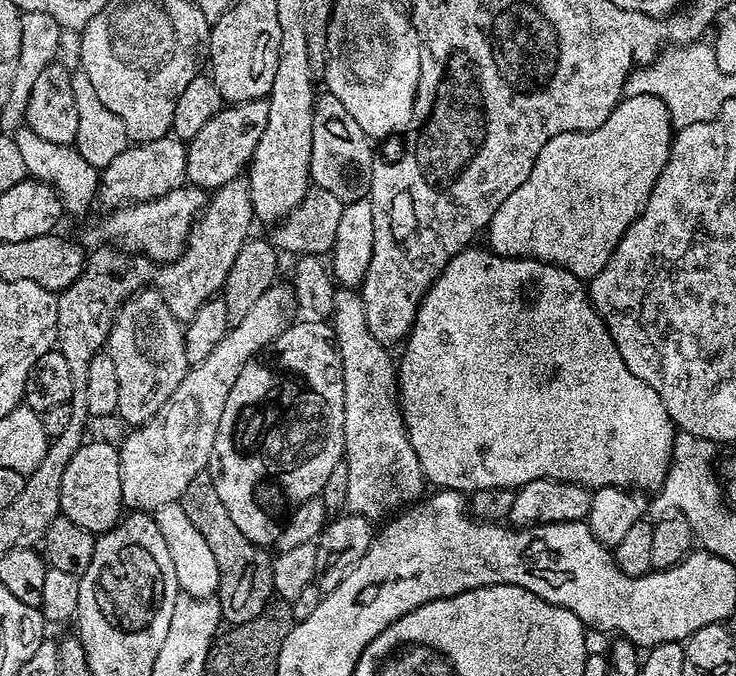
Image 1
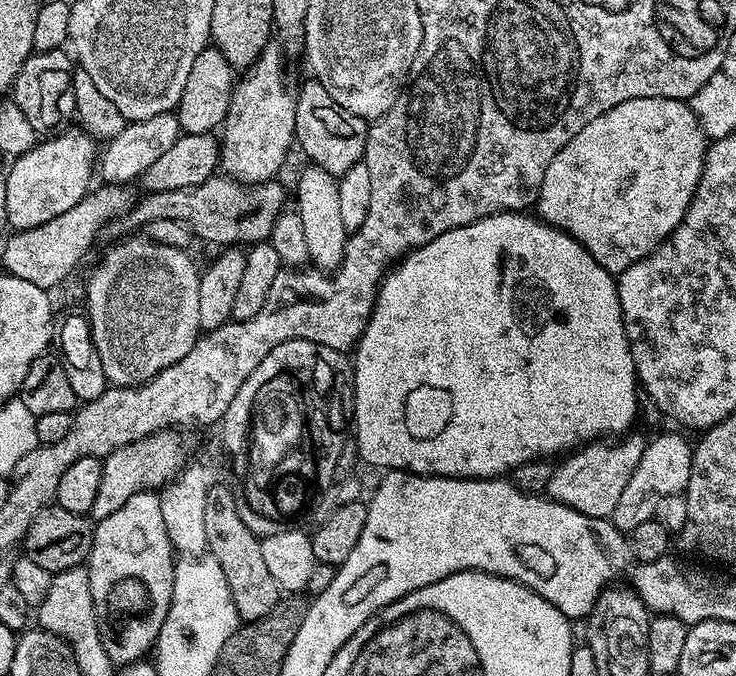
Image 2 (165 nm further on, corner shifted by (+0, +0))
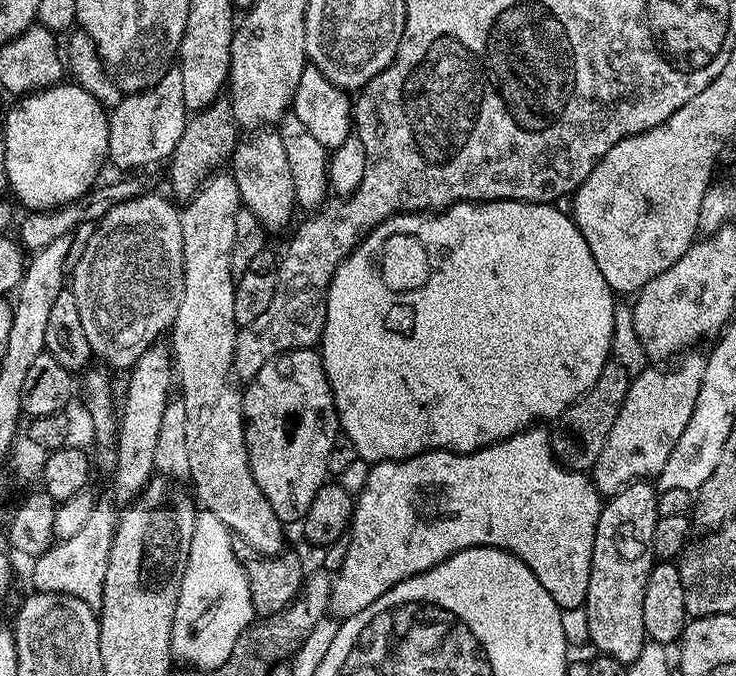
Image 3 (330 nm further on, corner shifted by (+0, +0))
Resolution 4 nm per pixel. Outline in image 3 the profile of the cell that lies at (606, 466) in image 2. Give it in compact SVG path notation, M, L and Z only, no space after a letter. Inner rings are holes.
M689 350L671 362L649 366L642 370L642 374L631 377L626 390L626 402L622 402L622 410L618 410L618 418L614 418L610 438L606 446L602 446L602 454L598 454L598 462L590 470L590 479L601 497L614 497L635 480L647 481L649 478L659 477L662 466L666 466L666 458L670 458L670 450L678 446L678 438L682 438L682 430L686 430L690 414L694 414L698 390L702 390L702 374L706 374L705 353L700 353L700 350Z

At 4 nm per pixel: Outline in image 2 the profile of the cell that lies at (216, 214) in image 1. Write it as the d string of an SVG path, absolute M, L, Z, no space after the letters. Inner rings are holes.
M270 42L232 89L230 110L226 110L222 125L224 137L221 135L218 140L219 163L227 175L244 184L262 184L279 177L280 167L288 160L288 151L294 148L296 98L293 89L288 89L284 56L285 49Z

